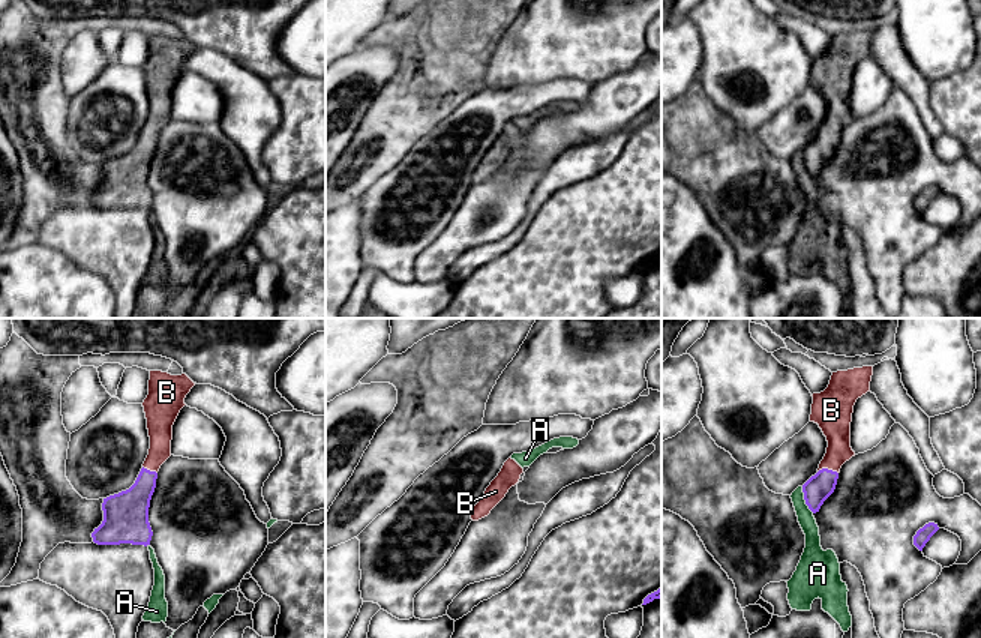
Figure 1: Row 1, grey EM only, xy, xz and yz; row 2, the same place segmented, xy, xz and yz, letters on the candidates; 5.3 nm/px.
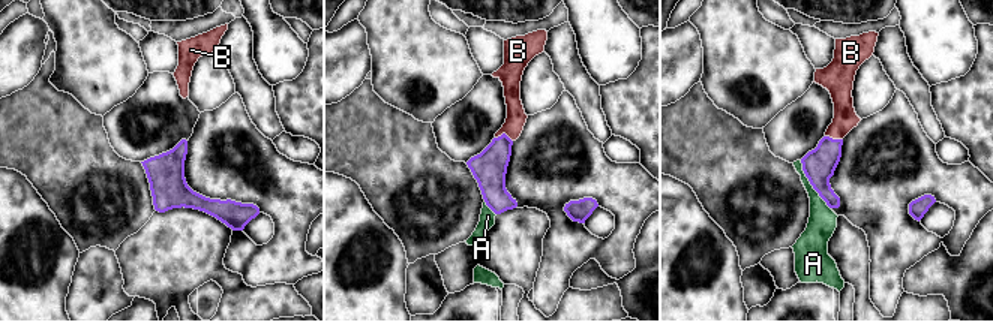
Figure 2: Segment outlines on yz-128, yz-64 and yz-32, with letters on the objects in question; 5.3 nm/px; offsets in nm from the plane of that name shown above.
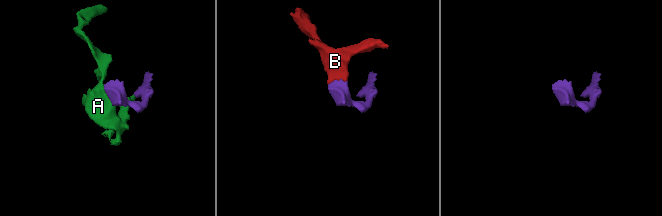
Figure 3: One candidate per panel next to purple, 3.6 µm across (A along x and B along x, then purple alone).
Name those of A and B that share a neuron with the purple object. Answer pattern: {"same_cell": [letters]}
{"same_cell": ["B"]}

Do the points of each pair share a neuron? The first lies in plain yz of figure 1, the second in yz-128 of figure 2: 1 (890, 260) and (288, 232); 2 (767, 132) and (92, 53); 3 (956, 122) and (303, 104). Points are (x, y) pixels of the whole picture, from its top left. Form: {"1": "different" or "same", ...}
{"1": "same", "2": "different", "3": "same"}

